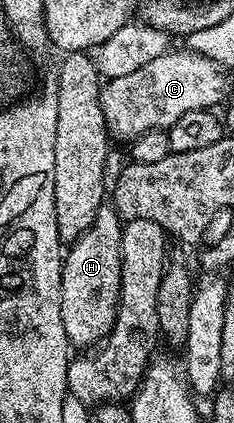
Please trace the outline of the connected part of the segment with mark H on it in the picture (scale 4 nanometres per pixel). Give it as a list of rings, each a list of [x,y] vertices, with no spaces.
[[[104,203],[100,207],[96,219],[92,219],[92,223],[88,227],[88,231],[84,231],[84,235],[80,235],[75,241],[69,242],[68,248],[65,250],[62,259],[62,278],[60,279],[60,319],[64,319],[64,335],[69,339],[71,346],[90,345],[86,347],[94,347],[105,341],[106,337],[112,331],[114,321],[118,318],[118,300],[120,299],[120,275],[122,274],[122,227],[123,222],[120,220],[117,211],[110,203]]]

